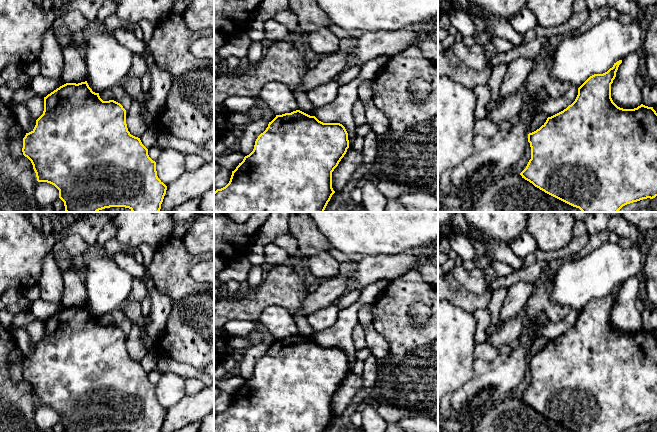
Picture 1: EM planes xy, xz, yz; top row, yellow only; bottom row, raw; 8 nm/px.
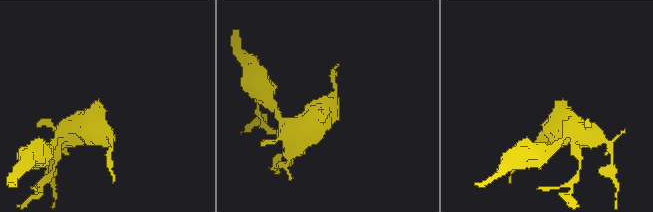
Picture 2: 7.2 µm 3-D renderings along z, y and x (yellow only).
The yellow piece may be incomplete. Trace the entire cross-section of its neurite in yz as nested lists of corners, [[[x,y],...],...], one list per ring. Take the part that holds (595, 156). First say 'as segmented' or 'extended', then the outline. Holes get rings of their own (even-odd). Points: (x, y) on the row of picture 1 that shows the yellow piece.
as segmented | [[[622,60],[614,63],[613,67],[603,74],[590,76],[579,88],[575,101],[563,111],[548,117],[546,122],[536,131],[528,134],[531,147],[531,159],[526,168],[520,173],[522,178],[532,183],[545,193],[573,206],[582,212],[618,212],[623,206],[643,199],[653,199],[657,196],[657,113],[653,107],[643,104],[634,109],[618,107],[611,98],[611,84]]]

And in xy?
as segmented | [[[87,81],[78,84],[66,83],[44,97],[43,114],[36,120],[34,129],[26,133],[23,138],[22,152],[31,161],[37,181],[50,183],[59,190],[59,198],[64,202],[66,212],[98,212],[110,207],[125,207],[132,212],[159,212],[161,209],[167,186],[158,178],[156,162],[149,157],[148,149],[142,144],[140,138],[131,135],[128,131],[126,110],[114,100],[103,101],[99,93],[92,91]]]

